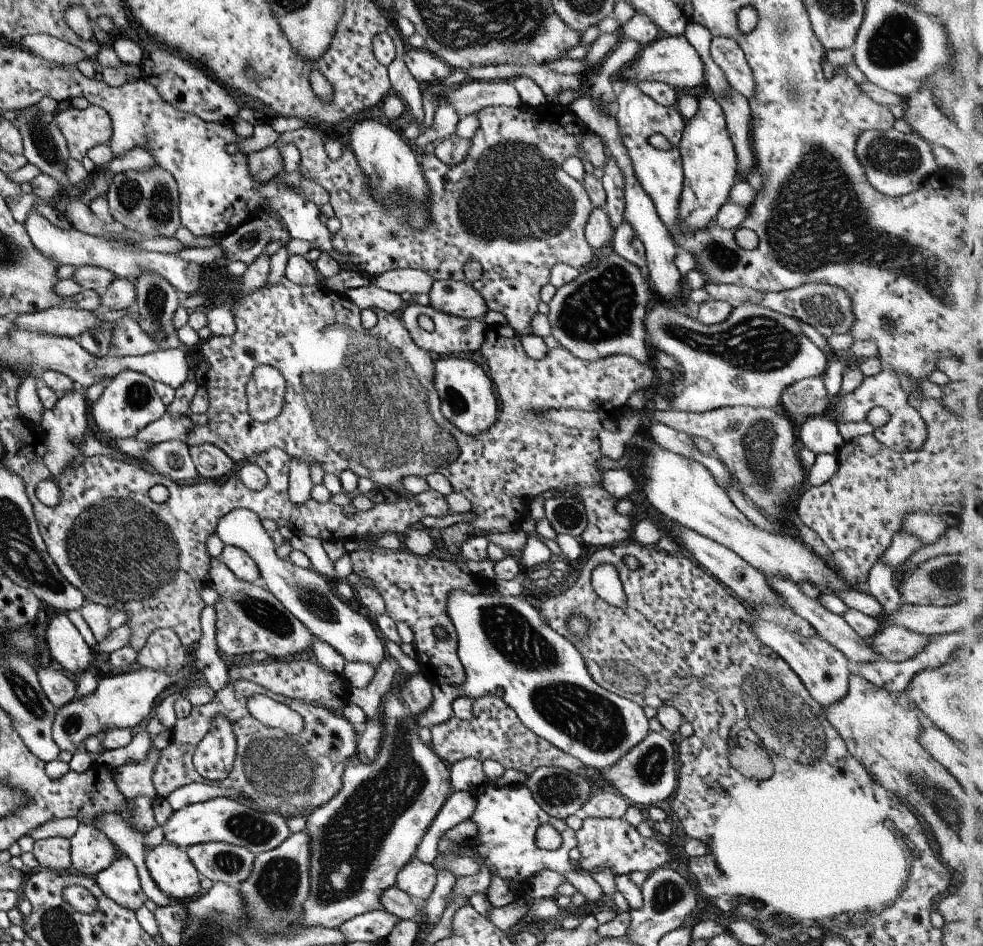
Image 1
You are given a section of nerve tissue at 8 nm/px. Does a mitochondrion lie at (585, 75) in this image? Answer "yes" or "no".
no

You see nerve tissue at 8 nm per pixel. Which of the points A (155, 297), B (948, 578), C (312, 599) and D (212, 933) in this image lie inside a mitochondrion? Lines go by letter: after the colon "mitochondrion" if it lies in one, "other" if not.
A: mitochondrion
B: mitochondrion
C: mitochondrion
D: mitochondrion

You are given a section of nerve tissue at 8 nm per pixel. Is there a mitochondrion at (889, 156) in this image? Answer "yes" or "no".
yes

